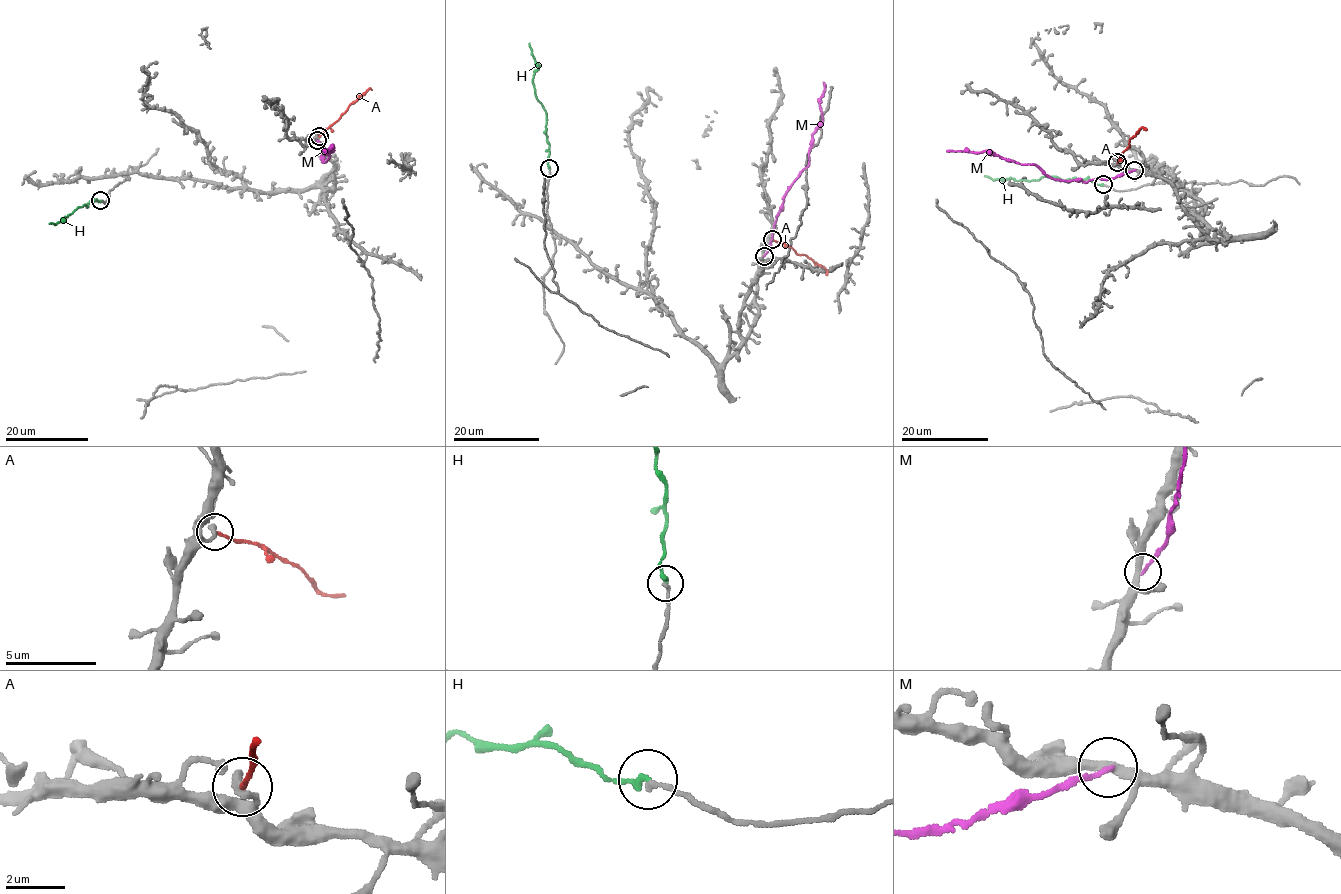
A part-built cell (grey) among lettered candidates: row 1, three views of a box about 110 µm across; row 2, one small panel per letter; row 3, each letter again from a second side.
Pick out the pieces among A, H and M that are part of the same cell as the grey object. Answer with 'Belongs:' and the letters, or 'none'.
Belongs: H

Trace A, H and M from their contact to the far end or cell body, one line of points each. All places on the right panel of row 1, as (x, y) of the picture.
A: (1117, 163), (1129, 145), (1129, 140), (1140, 128), (1146, 130)
H: (1102, 184), (1075, 177), (1064, 180), (1050, 176), (1030, 180), (991, 179), (985, 176)
M: (1135, 170), (1106, 179), (1060, 181), (1054, 180), (1034, 164), (1018, 164), (986, 151), (947, 151)

